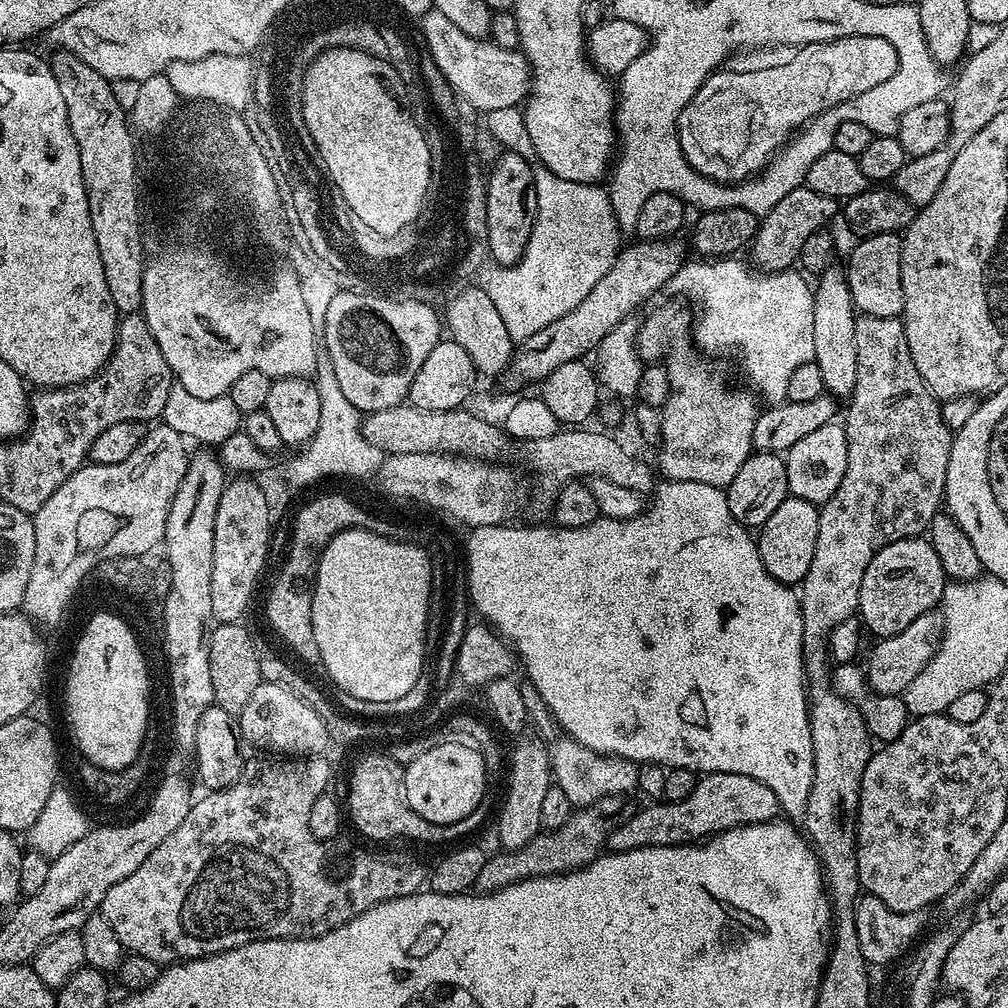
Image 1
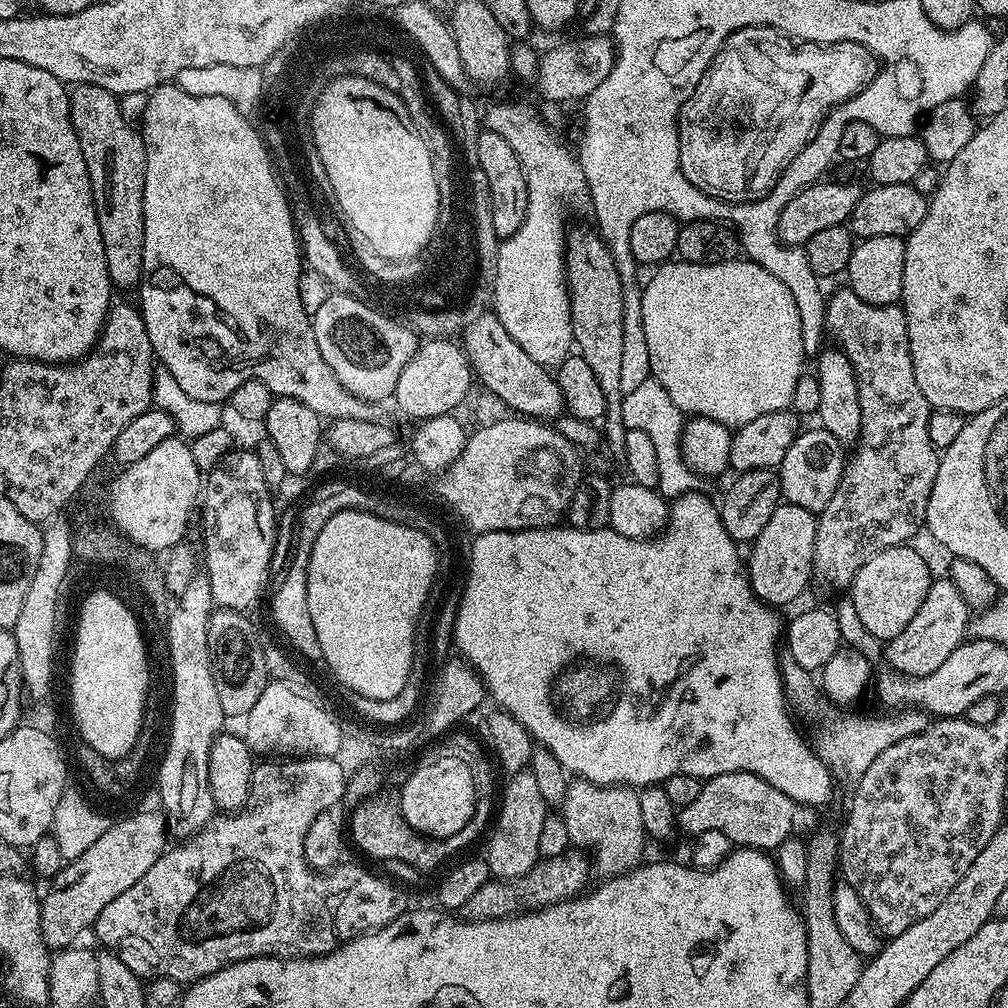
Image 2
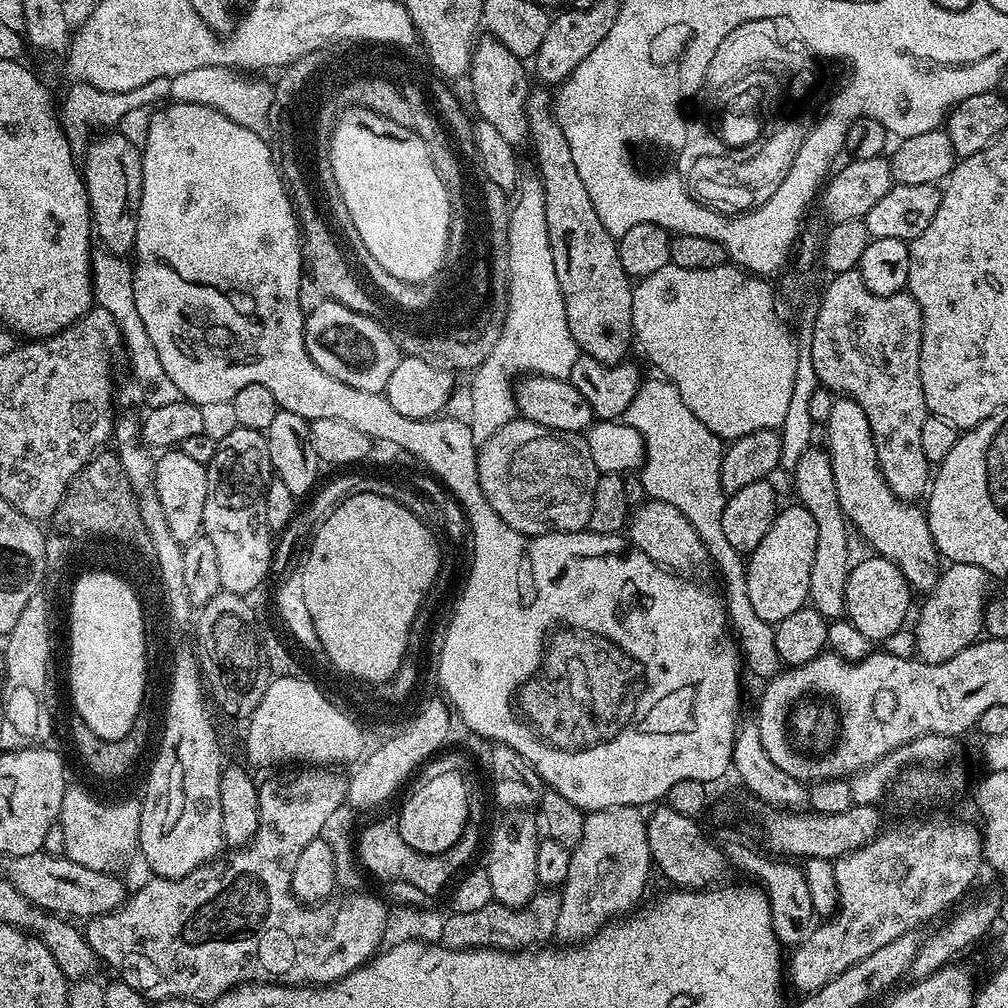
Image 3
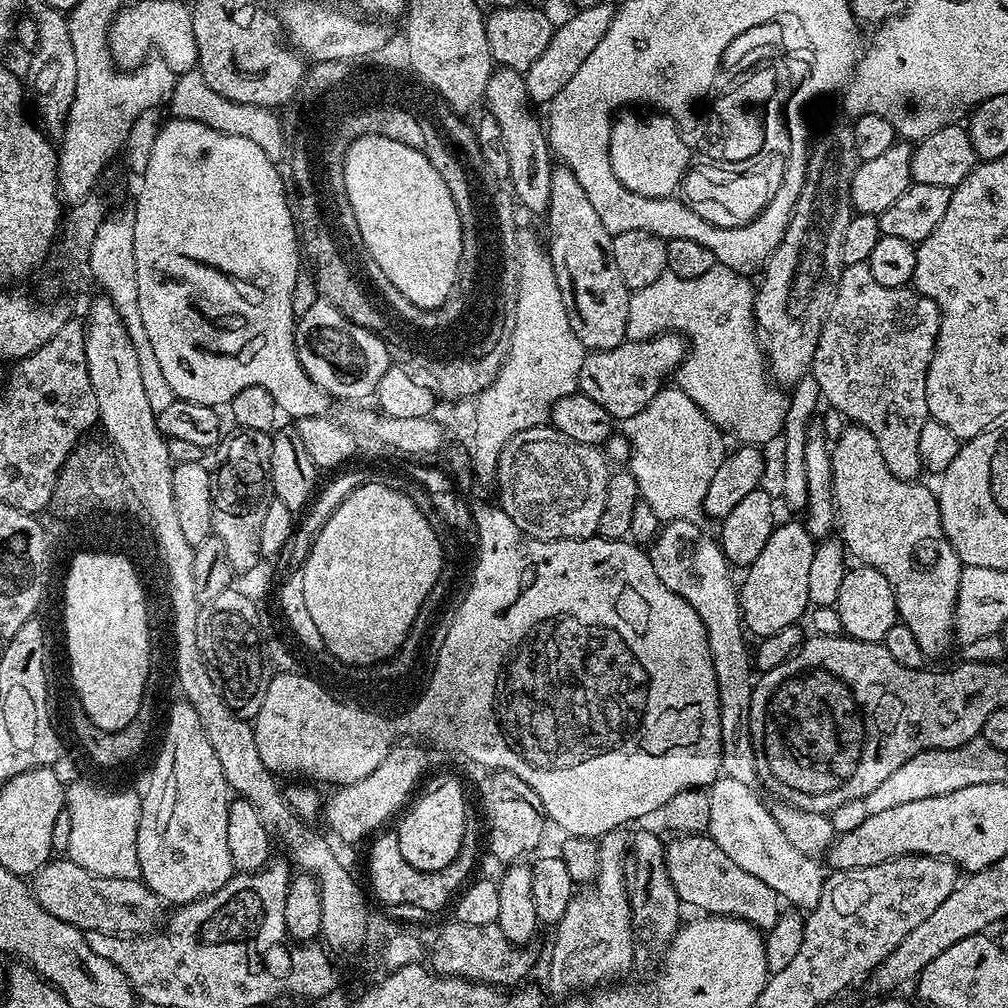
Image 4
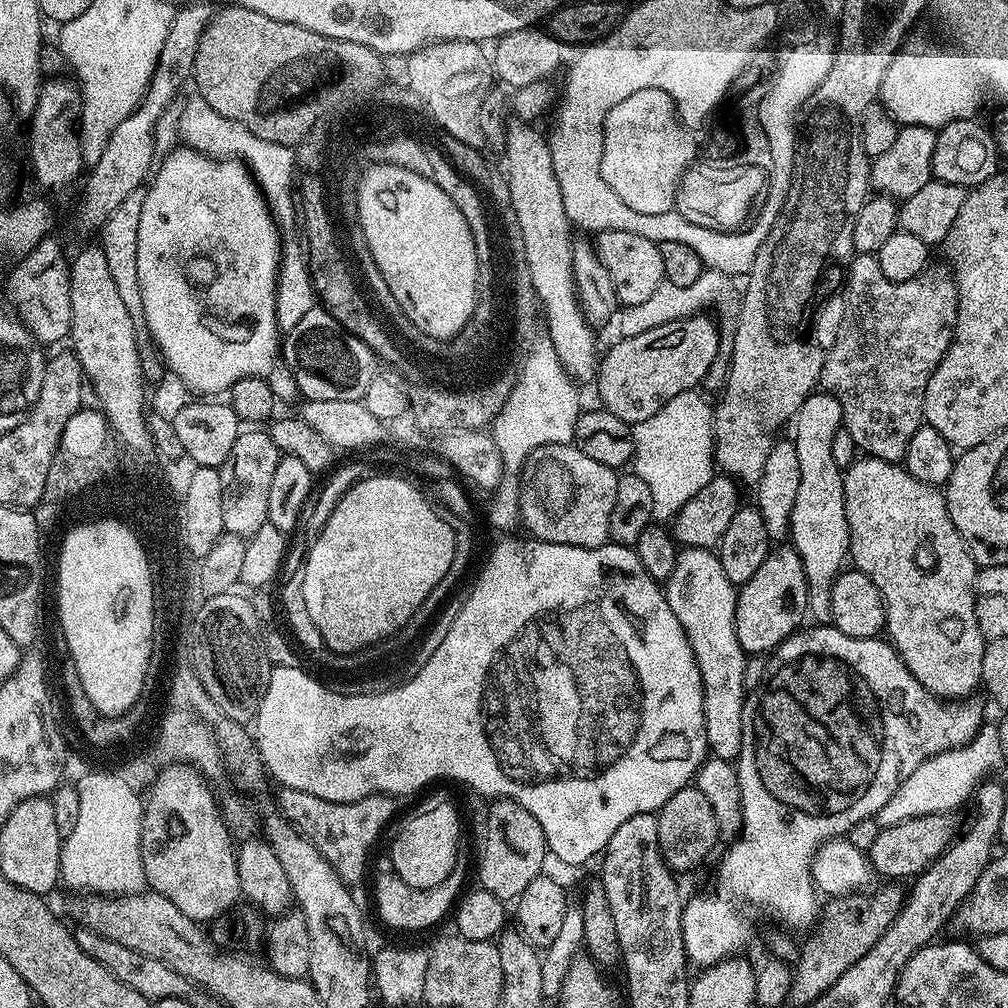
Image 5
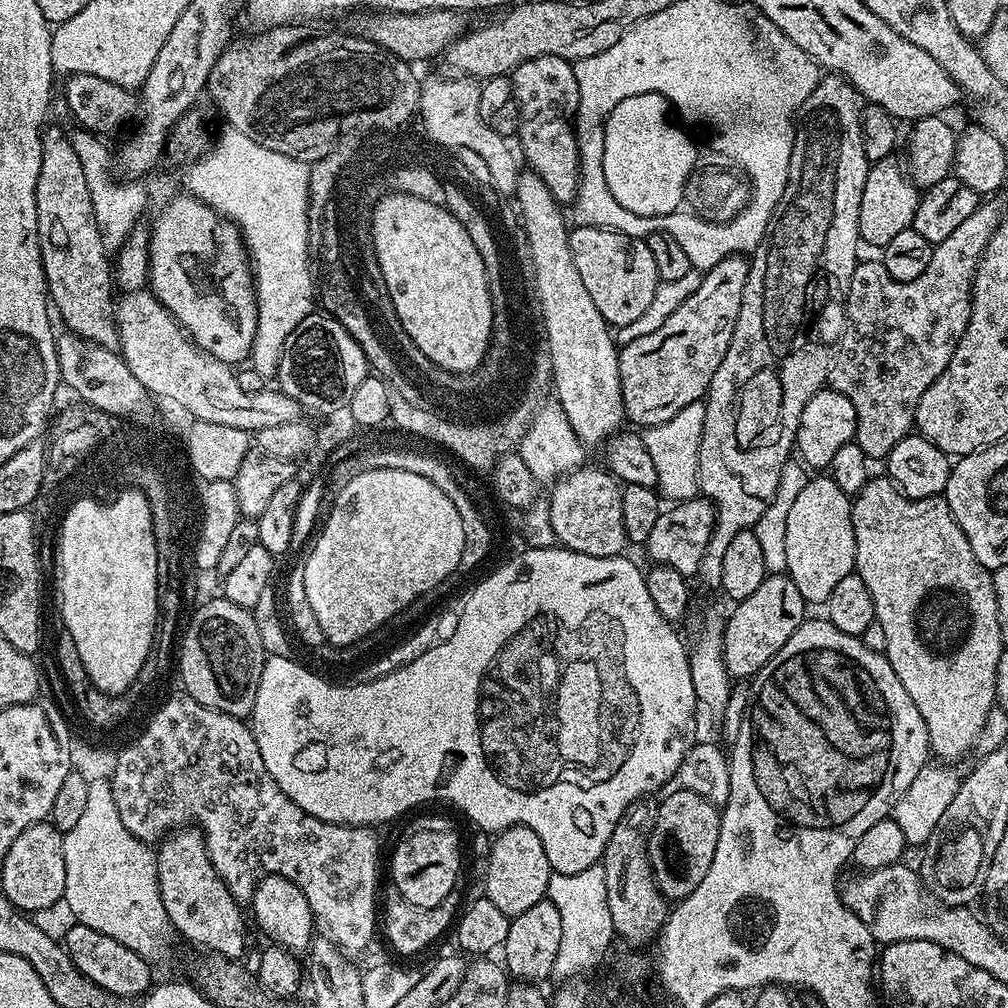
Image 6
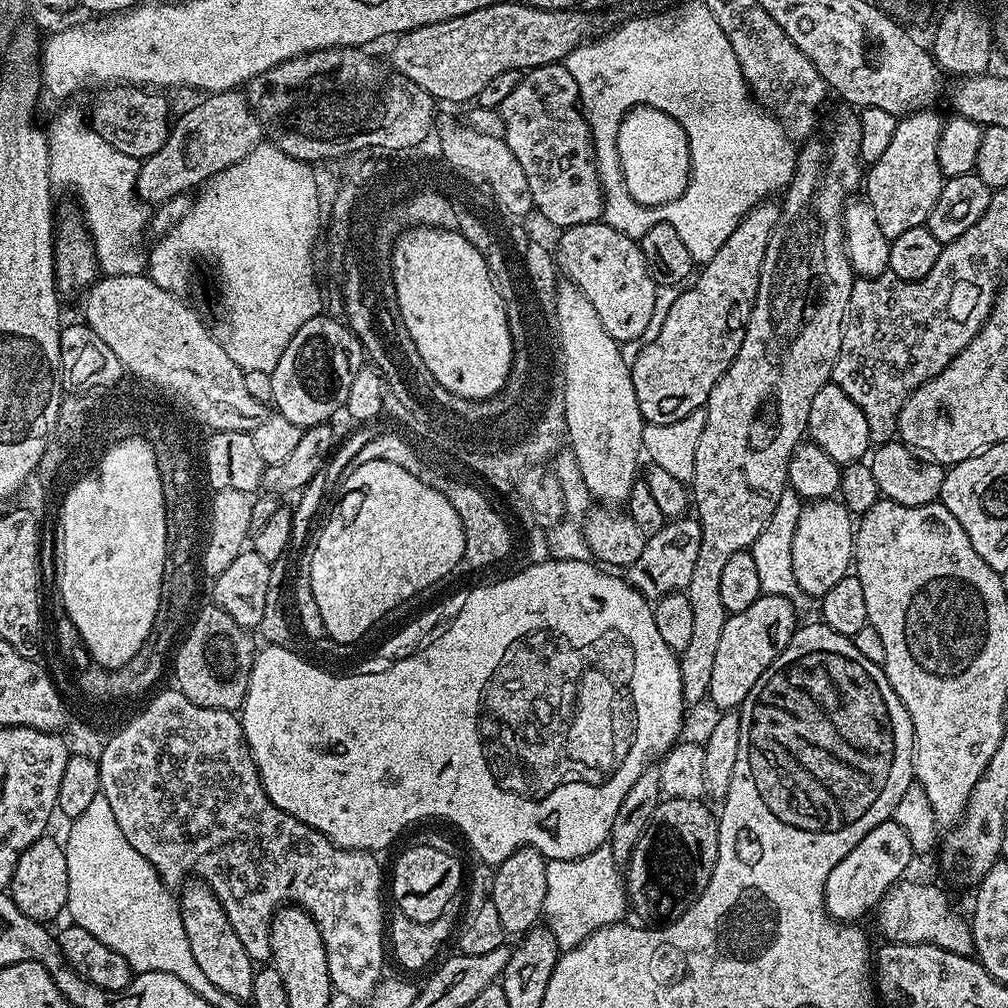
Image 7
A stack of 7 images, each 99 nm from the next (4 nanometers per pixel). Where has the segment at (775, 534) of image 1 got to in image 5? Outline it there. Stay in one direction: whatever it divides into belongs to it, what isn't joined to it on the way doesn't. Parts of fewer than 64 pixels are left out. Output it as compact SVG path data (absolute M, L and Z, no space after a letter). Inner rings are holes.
M791 546L773 547L754 578L739 585L736 593L736 633L742 650L745 654L771 653L805 623L807 610L808 583L800 556Z

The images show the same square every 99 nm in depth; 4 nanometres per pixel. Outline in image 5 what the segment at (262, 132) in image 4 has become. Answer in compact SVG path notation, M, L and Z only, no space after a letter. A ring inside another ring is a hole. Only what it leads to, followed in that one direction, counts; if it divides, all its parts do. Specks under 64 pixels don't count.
M193 98L188 105L180 108L178 118L178 140L183 147L195 148L213 158L235 158L248 165L255 181L268 202L272 219L281 229L287 230L298 224L298 200L294 195L294 181L297 179L296 156L273 144L265 144L261 139L249 135L246 126L230 118L222 118L205 100Z

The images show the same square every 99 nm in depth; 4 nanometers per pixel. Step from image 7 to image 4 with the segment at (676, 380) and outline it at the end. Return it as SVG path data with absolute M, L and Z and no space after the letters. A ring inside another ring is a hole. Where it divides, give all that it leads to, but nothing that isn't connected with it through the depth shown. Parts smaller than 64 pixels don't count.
M670 330L657 334L650 340L625 339L623 344L608 352L589 351L582 362L582 368L578 370L578 391L586 398L594 398L594 402L598 402L602 410L612 415L613 421L623 422L626 418L634 418L634 414L638 414L638 410L642 410L642 406L646 406L646 402L650 402L650 398L654 398L654 394L658 394L660 389L665 387L667 380L664 379L667 376L669 379L675 373L685 355L684 337Z

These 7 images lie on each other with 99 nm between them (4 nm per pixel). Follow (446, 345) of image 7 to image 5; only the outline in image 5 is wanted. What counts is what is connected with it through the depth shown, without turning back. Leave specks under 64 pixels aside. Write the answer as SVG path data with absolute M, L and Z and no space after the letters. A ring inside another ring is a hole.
M396 166L373 170L372 176L364 179L364 192L359 192L358 198L360 200L360 212L364 212L364 233L368 239L368 244L372 244L372 253L376 255L376 260L380 260L380 268L384 268L384 272L388 272L390 293L394 294L394 299L404 312L404 317L409 319L423 336L429 336L433 340L440 341L452 341L455 339L457 334L467 326L471 315L474 314L476 279L480 269L480 263L476 257L474 238L470 234L470 226L466 222L466 218L462 218L462 210L458 210L458 206L454 206L450 194L446 194L442 190L442 186L435 185L432 182L429 183L428 180L420 180L420 176L412 176L412 172L403 172L401 169L397 169Z

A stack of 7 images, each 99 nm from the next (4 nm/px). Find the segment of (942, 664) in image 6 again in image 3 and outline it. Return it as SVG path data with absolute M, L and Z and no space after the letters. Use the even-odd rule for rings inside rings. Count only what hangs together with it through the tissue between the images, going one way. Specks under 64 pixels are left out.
M849 396L834 399L830 409L830 418L826 423L828 429L828 444L826 451L833 467L834 485L837 486L838 502L844 513L844 518L853 529L860 531L860 536L872 547L871 551L877 556L885 556L902 574L911 586L913 593L927 594L940 580L942 571L942 557L936 550L936 543L930 534L928 518L923 507L912 502L899 500L890 490L878 466L878 454L874 446L874 438L870 430L870 422L866 418L866 410L858 406Z

